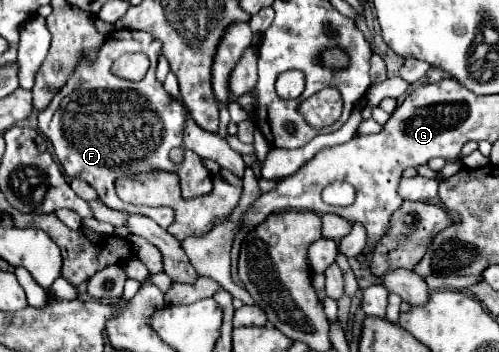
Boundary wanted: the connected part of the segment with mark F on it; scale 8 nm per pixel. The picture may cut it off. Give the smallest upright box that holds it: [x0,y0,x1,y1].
[47,31,213,229]

